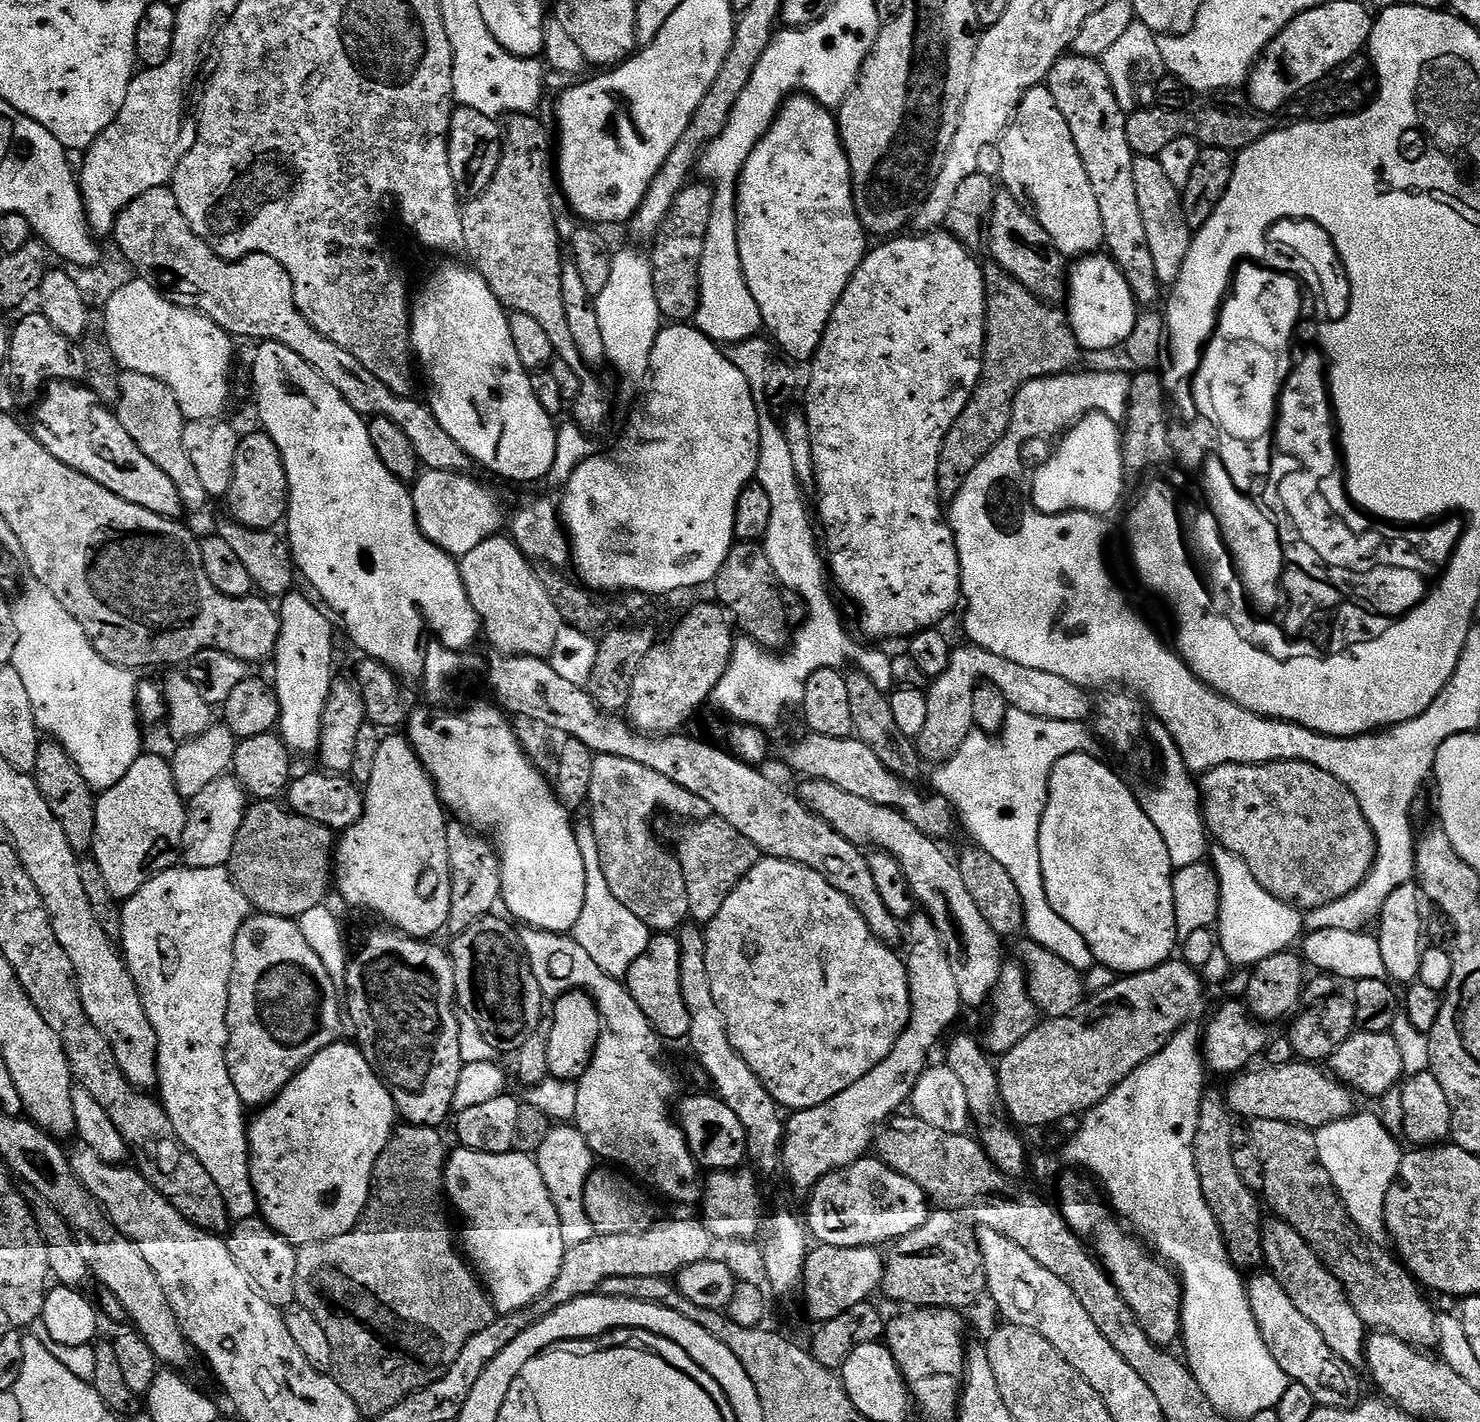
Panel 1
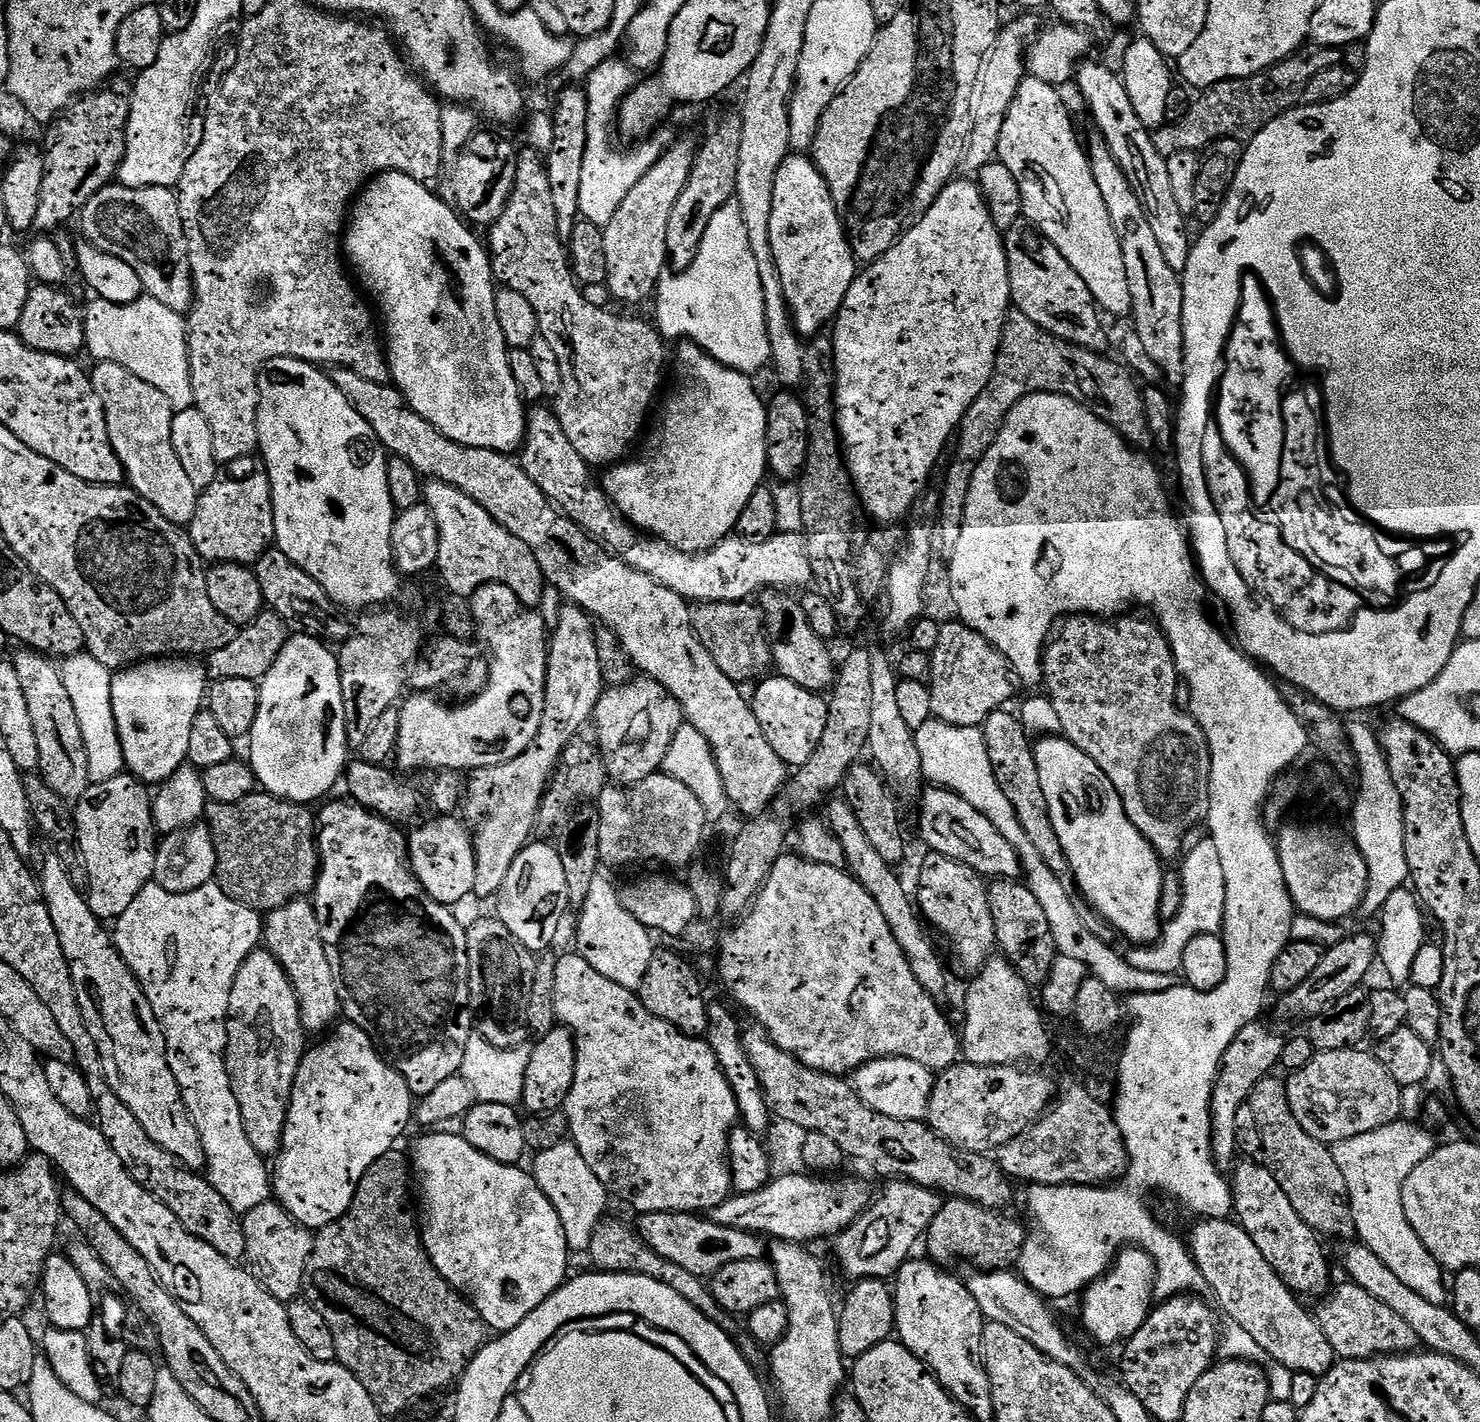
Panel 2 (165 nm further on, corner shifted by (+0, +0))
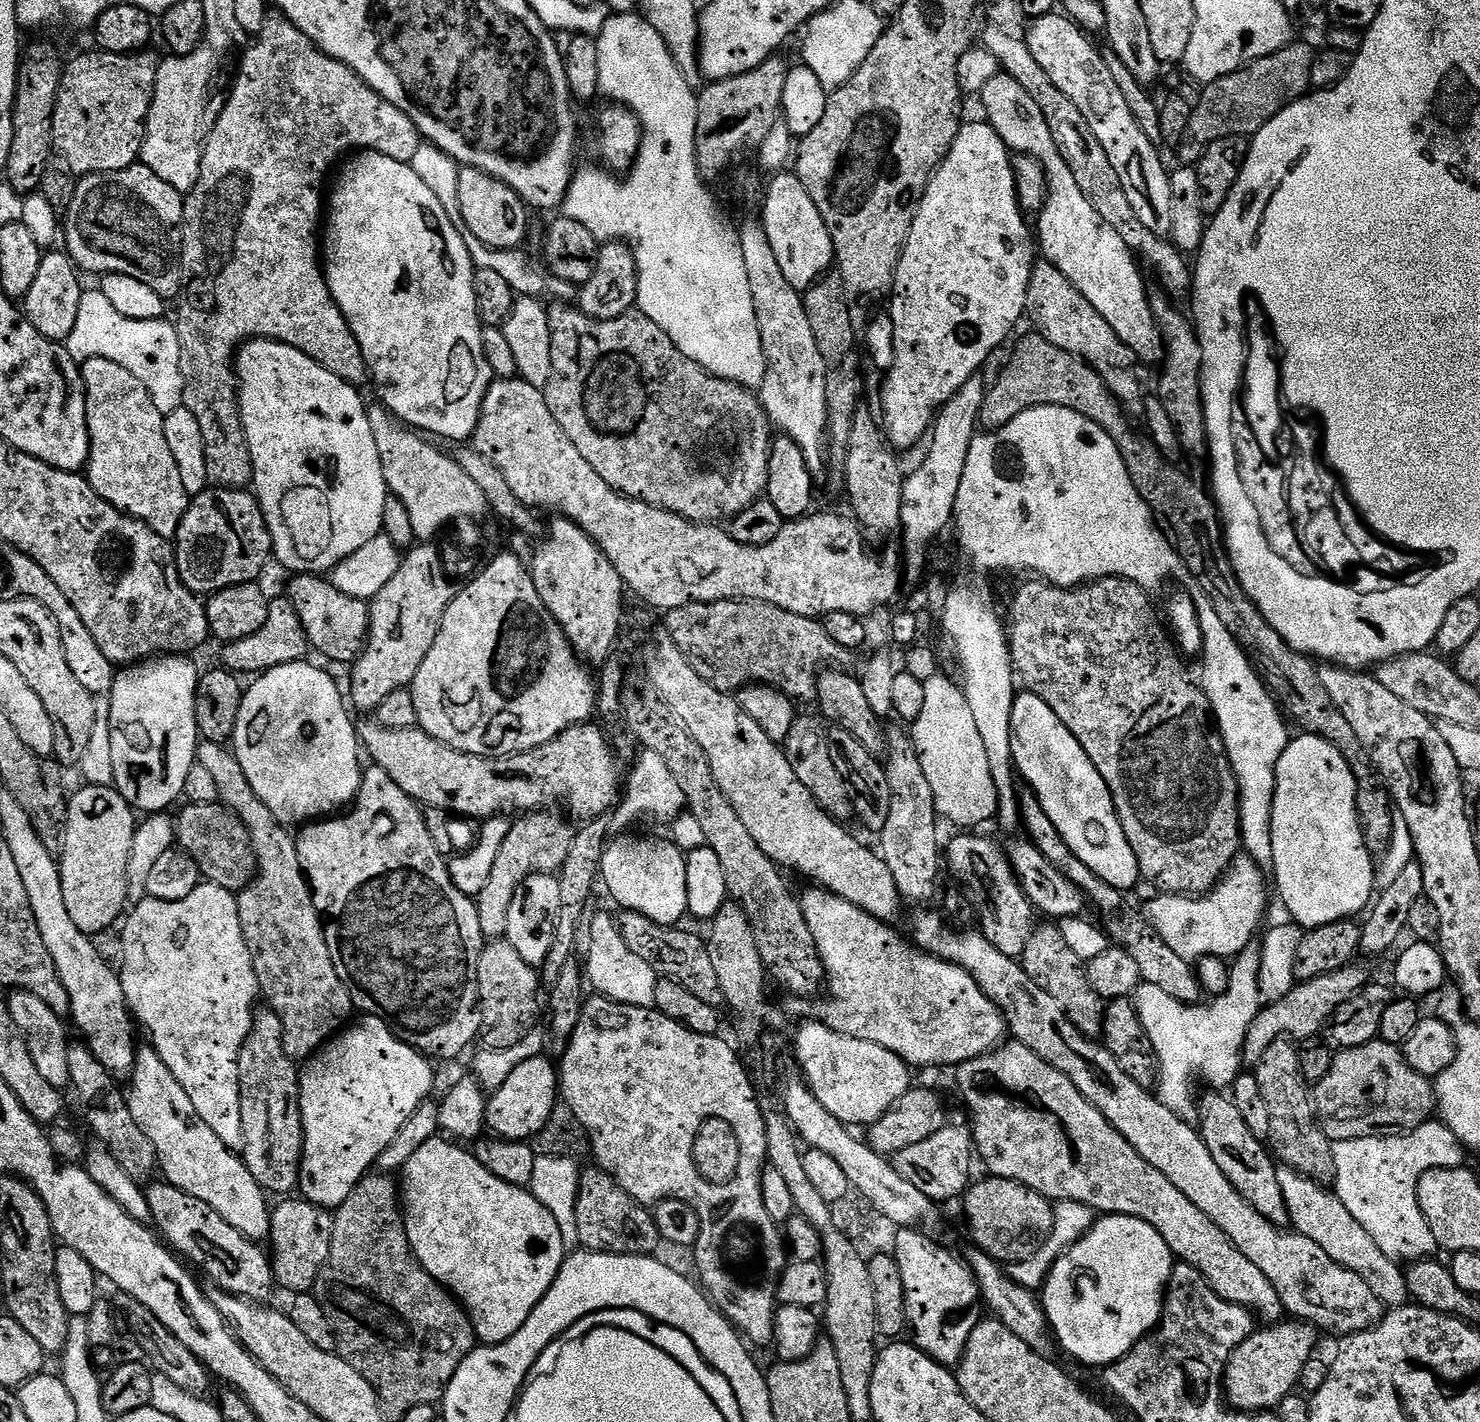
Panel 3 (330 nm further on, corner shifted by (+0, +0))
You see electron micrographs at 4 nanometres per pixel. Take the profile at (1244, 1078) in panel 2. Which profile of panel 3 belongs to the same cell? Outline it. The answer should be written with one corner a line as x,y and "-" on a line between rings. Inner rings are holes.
1351,964
1347,968
1322,975
1320,978
1301,981
1293,985
1278,1002
1265,1005
1247,1032
1242,1048
1243,1063
1250,1068
1256,1067
1261,1063
1266,1050
1281,1038
1289,1036
1291,1039
1306,1042
1315,1039
1318,1033
1321,1035
1337,1008
1348,1002
1370,982
1367,972
1357,966

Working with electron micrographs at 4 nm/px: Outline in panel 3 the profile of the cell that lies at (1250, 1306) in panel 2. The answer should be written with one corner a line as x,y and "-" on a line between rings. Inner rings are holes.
1019,1042
1011,1043
1012,1044
1005,1043
993,1051
985,1052
983,1056
968,1060
965,1064
959,1065
958,1068
958,1072
960,1072
960,1088
964,1091
964,1098
972,1110
970,1127
972,1130
974,1148
978,1153
979,1159
980,1156
984,1159
985,1166
989,1168
987,1171
991,1173
991,1175
1001,1176
1007,1180
1025,1184
1030,1190
1042,1194
1047,1200
1053,1202
1059,1202
1061,1200
1082,1202
1096,1214
1133,1216
1134,1218
1142,1218
1146,1222
1150,1222
1150,1226
1154,1226
1154,1230
1158,1230
1158,1234
1162,1234
1162,1238
1166,1238
1173,1257
1179,1258
1183,1263
1197,1268
1197,1270
1212,1283
1216,1293
1224,1300
1229,1300
1231,1304
1240,1304
1243,1308
1247,1308
1255,1313
1257,1317
1265,1316
1265,1318
1268,1319
1265,1321
1279,1321
1281,1317
1285,1315
1286,1309
1283,1301
1280,1300
1278,1290
1270,1282
1270,1278
1266,1278
1266,1274
1262,1274
1262,1270
1258,1270
1258,1266
1254,1266
1254,1262
1250,1262
1250,1258
1246,1258
1246,1254
1242,1254
1242,1250
1235,1248
1230,1242
1230,1238
1226,1238
1224,1231
1222,1231
1214,1221
1208,1218
1206,1214
1202,1214
1202,1210
1198,1210
1198,1206
1194,1206
1194,1202
1190,1202
1190,1198
1186,1198
1186,1194
1182,1194
1182,1190
1178,1190
1178,1186
1174,1186
1174,1182
1170,1182
1170,1178
1166,1178
1166,1174
1162,1174
1162,1170
1154,1170
1154,1166
1150,1166
1150,1162
1146,1162
1146,1158
1142,1158
1142,1154
1138,1154
1138,1150
1134,1150
1134,1146
1132,1146
1130,1142
1118,1132
1115,1126
1080,1093
1078,1086
1076,1086
1066,1074
1058,1071
1050,1062
1039,1057
1034,1050
1027,1048
1026,1045

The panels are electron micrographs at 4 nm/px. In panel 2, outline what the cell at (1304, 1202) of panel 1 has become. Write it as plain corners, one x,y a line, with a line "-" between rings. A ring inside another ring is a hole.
1271,1074
1258,1082
1247,1103
1254,1110
1258,1130
1262,1130
1267,1167
1271,1168
1274,1178
1278,1178
1278,1186
1286,1190
1290,1206
1298,1210
1298,1218
1302,1218
1306,1226
1325,1237
1341,1236
1344,1242
1351,1241
1356,1236
1356,1223
1350,1194
1346,1190
1346,1178
1342,1178
1342,1170
1338,1170
1338,1162
1334,1162
1332,1148
1318,1142
1318,1138
1310,1138
1310,1134
1298,1126
1298,1118
1294,1118
1290,1110
1288,1085
1283,1079
1275,1078

